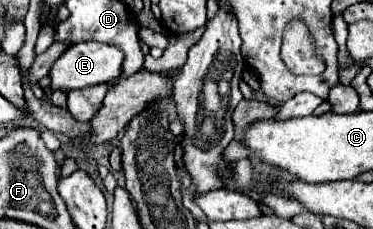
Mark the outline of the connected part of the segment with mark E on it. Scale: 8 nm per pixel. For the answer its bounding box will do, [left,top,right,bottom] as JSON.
[50,42,124,90]

